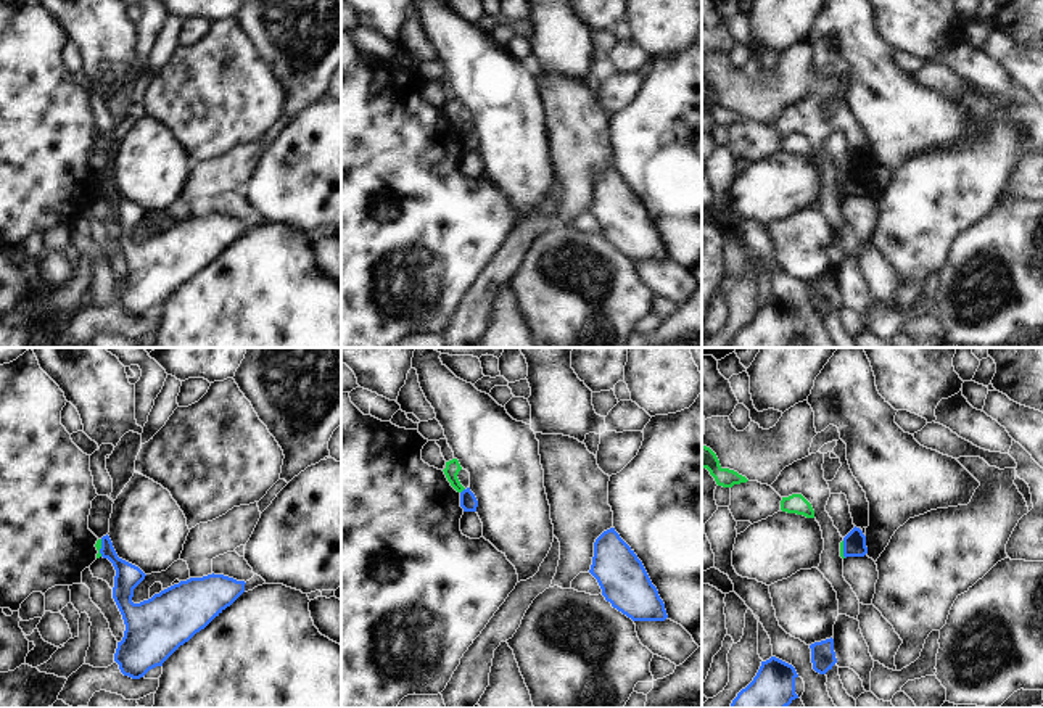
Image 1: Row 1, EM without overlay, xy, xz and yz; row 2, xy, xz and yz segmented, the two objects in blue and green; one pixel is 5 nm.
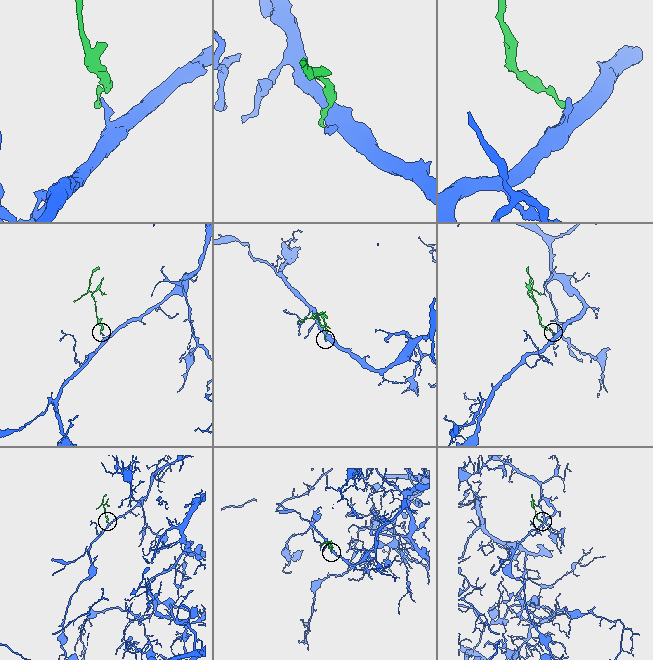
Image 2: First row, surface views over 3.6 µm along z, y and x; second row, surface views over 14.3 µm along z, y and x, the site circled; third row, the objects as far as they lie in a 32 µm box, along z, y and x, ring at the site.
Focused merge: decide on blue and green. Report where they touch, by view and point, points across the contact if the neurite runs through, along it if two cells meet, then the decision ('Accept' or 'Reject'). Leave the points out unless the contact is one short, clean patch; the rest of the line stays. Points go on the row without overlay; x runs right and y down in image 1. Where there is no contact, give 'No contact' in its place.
Touches blue at xz (462, 131). Boundary: xz (464, 127), (461, 132). Reject

